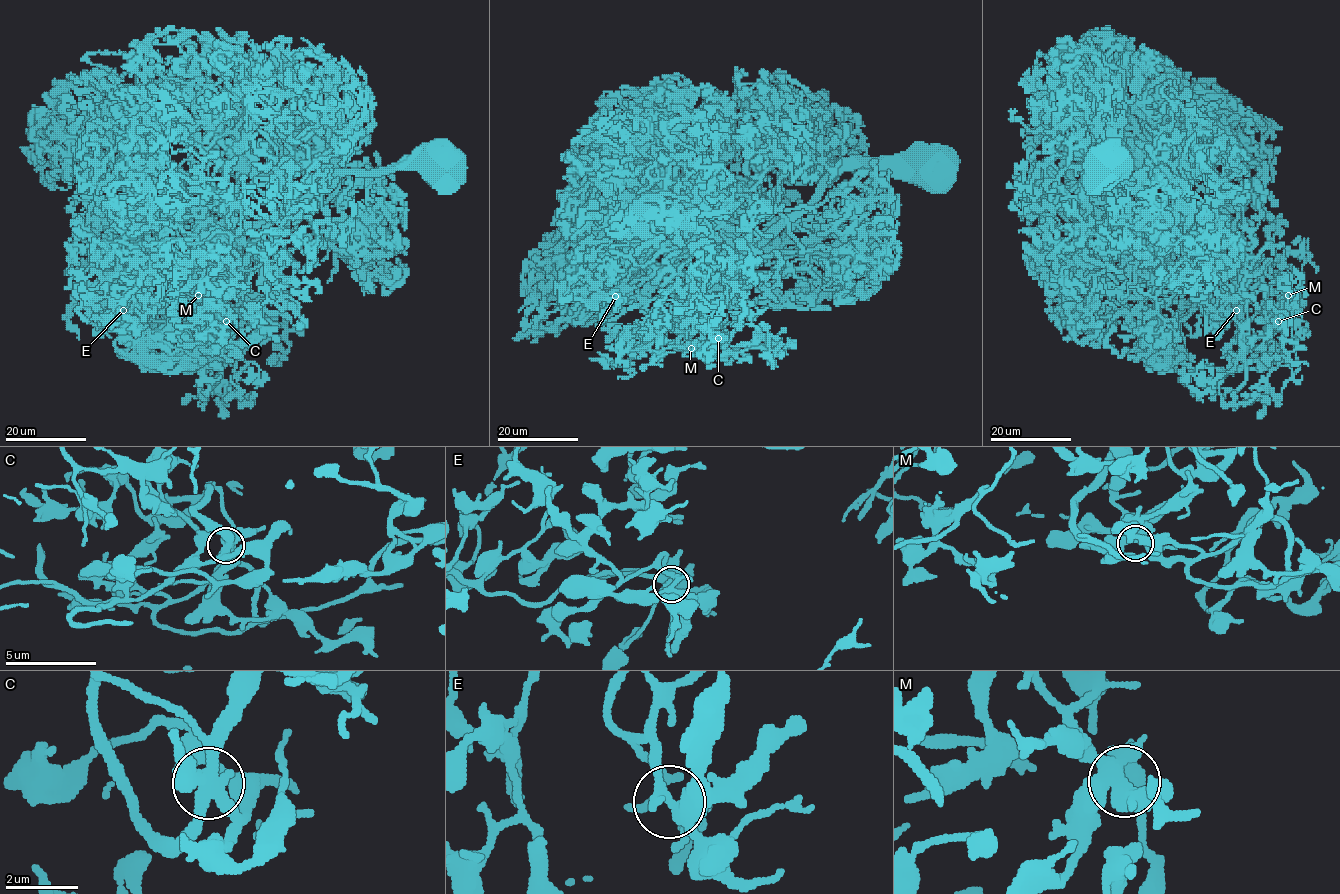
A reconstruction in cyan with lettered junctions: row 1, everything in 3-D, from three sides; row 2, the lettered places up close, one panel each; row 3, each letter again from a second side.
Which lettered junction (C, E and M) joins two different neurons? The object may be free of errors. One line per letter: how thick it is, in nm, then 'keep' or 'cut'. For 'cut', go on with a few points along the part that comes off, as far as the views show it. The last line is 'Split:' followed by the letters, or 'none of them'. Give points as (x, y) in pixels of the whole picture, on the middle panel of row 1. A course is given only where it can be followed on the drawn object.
C: calibre 440 nm; keep
E: calibre 400 nm; keep
M: calibre 460 nm; keep
Split: none of them

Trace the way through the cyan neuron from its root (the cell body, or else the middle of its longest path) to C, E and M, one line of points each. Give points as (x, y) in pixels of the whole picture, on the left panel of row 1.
C: (435, 163), (344, 171), (263, 222), (212, 234), (206, 248), (218, 277), (208, 291), (226, 321)
E: (435, 163), (344, 171), (263, 222), (234, 232), (198, 228), (174, 248), (143, 252), (127, 262), (123, 311)
M: (435, 163), (344, 171), (263, 222), (212, 234), (206, 248), (218, 277), (212, 293), (194, 285), (198, 295)

